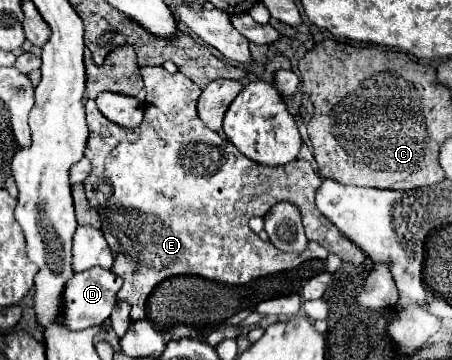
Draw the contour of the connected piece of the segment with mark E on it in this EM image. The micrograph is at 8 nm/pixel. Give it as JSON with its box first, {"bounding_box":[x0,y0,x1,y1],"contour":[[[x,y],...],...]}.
{"bounding_box":[84,68,364,318],"contour":[[[140,68],[146,90],[144,120],[138,128],[122,128],[106,120],[96,102],[86,102],[86,122],[90,130],[88,148],[84,156],[92,162],[92,170],[84,180],[86,196],[100,212],[102,234],[112,248],[112,270],[124,278],[124,286],[118,292],[118,300],[126,300],[132,306],[130,318],[146,318],[146,298],[154,286],[170,276],[196,274],[224,284],[248,284],[256,278],[278,274],[276,250],[262,250],[262,244],[254,244],[254,232],[248,228],[252,216],[264,216],[278,202],[294,202],[302,210],[304,230],[310,242],[318,242],[330,254],[336,254],[342,262],[362,264],[364,252],[352,244],[342,232],[328,222],[326,216],[314,204],[314,192],[322,184],[322,178],[314,172],[306,160],[294,160],[284,166],[262,166],[248,160],[240,150],[212,132],[198,118],[196,102],[200,88],[184,74],[170,74],[164,68]]]}

